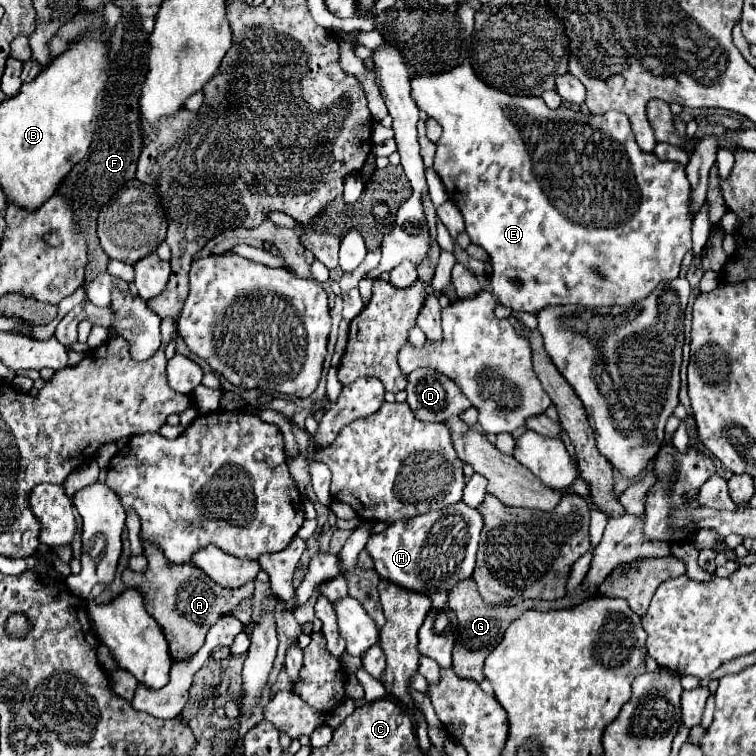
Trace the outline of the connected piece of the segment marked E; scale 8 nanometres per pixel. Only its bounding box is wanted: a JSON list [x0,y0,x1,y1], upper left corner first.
[410,64,692,314]

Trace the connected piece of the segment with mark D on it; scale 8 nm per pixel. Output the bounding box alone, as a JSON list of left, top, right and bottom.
[406,368,472,422]

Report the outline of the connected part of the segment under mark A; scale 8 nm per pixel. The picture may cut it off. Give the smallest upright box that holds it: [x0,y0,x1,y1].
[122,540,254,660]

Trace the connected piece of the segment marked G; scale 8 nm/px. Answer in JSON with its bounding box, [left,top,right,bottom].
[448,578,540,682]

